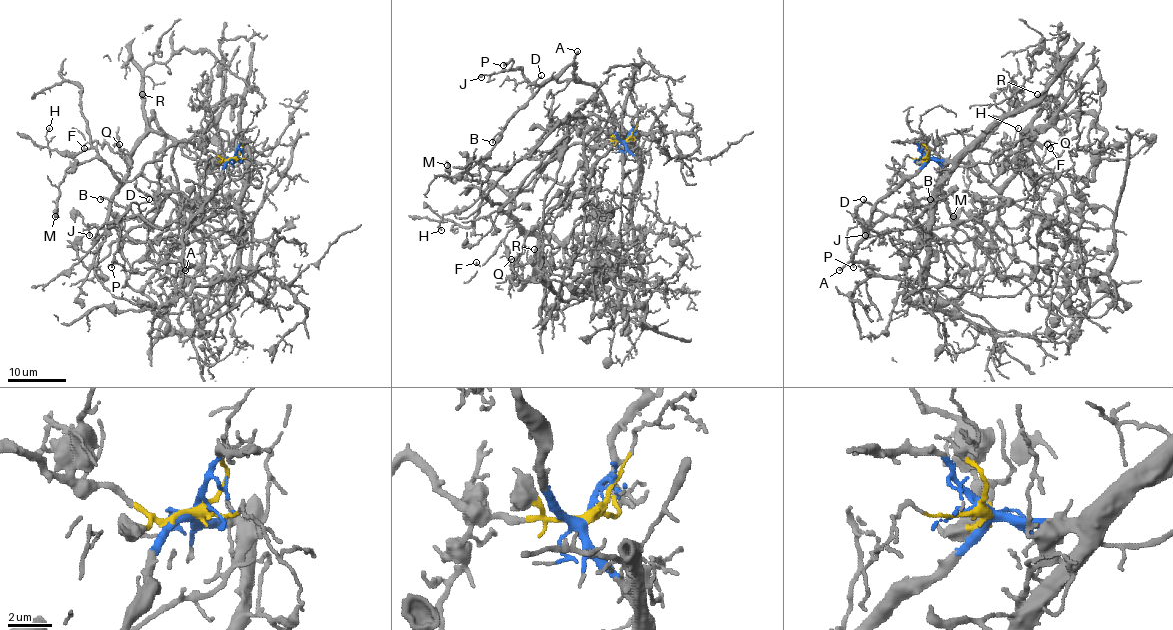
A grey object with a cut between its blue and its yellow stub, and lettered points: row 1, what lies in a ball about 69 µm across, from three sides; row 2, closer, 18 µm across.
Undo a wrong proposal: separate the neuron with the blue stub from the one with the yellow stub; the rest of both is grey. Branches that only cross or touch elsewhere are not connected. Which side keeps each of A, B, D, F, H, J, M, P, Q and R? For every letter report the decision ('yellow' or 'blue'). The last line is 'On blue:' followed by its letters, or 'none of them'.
A: blue
B: blue
D: blue
F: yellow
H: yellow
J: blue
M: yellow
P: blue
Q: yellow
R: yellow
On blue: A, B, D, J, P

